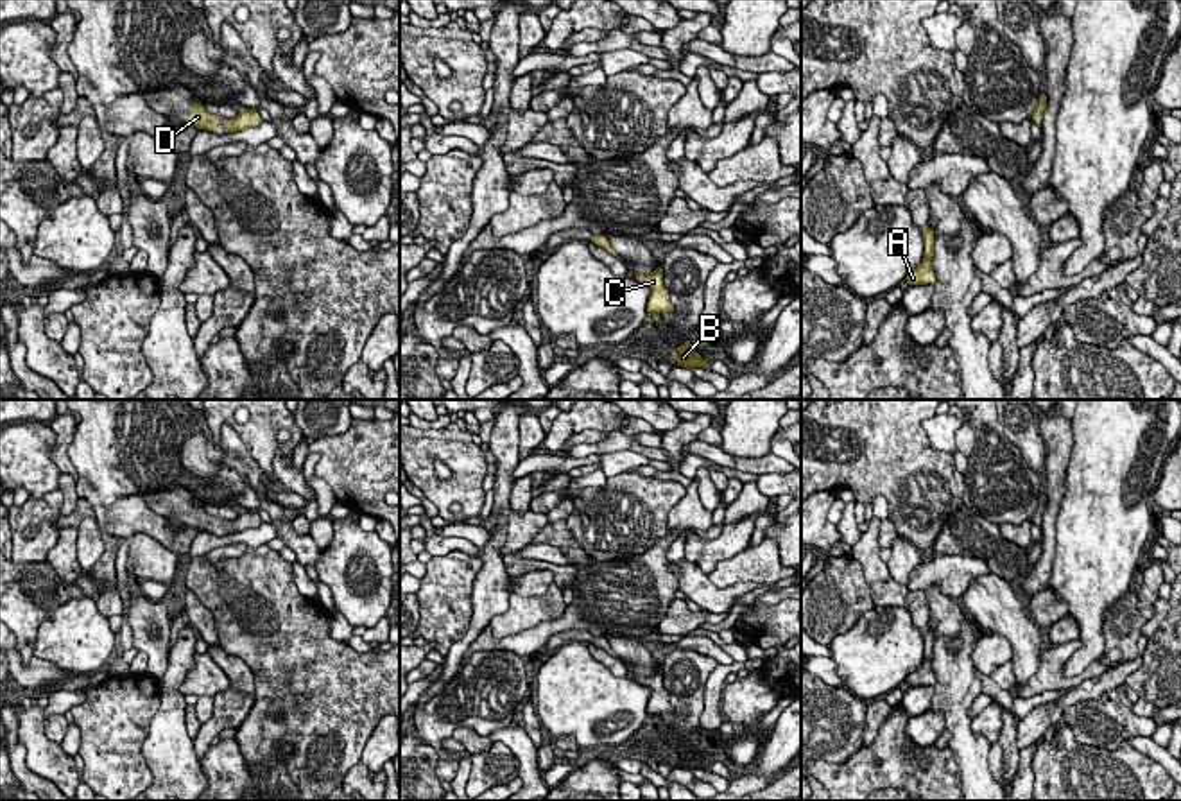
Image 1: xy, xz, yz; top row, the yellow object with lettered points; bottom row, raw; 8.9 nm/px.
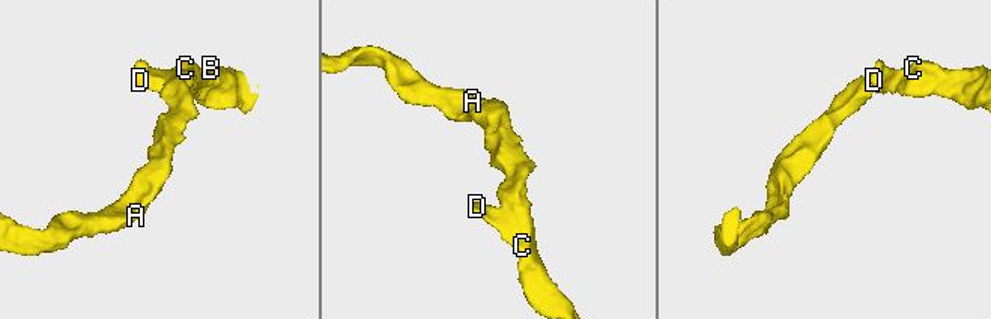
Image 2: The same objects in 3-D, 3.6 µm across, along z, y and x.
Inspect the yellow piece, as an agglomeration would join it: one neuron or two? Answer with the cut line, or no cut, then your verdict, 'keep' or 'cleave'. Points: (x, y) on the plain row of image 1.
no cut; keep

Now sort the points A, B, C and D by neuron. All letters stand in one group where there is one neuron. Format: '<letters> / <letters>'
A B C D

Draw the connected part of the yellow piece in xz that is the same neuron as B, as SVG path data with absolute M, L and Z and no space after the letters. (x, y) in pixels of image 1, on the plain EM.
M688 742L672 753L672 758L677 762L677 767L694 771L694 769L703 769L708 771L710 765L706 765L701 756L694 751L694 745L690 745Z

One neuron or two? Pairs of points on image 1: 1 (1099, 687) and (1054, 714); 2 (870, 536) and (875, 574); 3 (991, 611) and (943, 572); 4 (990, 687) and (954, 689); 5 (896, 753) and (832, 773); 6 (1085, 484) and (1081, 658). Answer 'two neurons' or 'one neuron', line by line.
1: one neuron
2: one neuron
3: two neurons
4: two neurons
5: one neuron
6: one neuron

